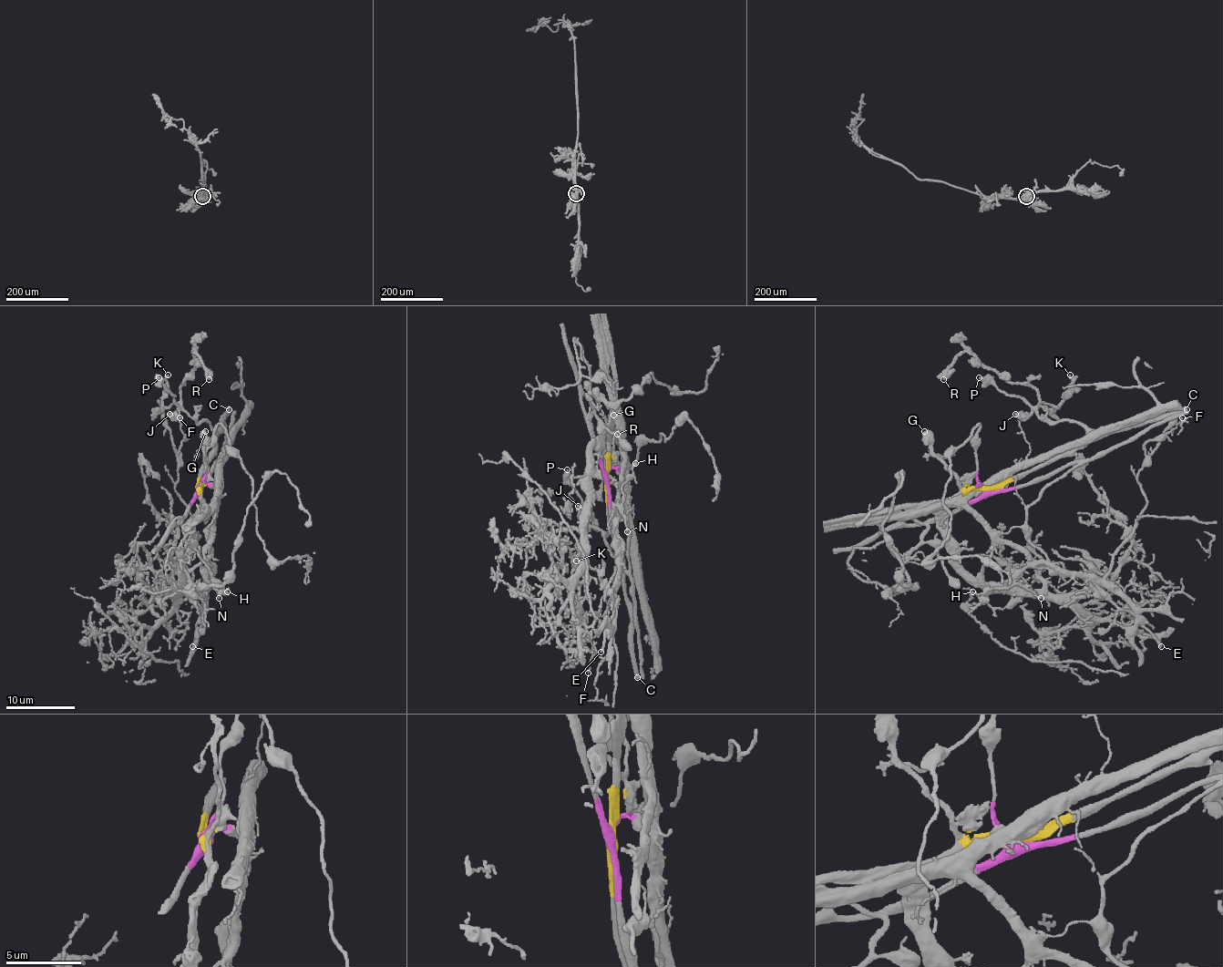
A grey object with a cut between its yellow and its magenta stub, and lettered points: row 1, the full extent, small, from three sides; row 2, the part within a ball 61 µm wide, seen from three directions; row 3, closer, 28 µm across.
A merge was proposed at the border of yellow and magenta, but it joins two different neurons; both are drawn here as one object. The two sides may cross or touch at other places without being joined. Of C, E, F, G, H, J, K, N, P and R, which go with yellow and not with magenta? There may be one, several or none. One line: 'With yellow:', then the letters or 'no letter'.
With yellow: C, G, J, K, P, R

